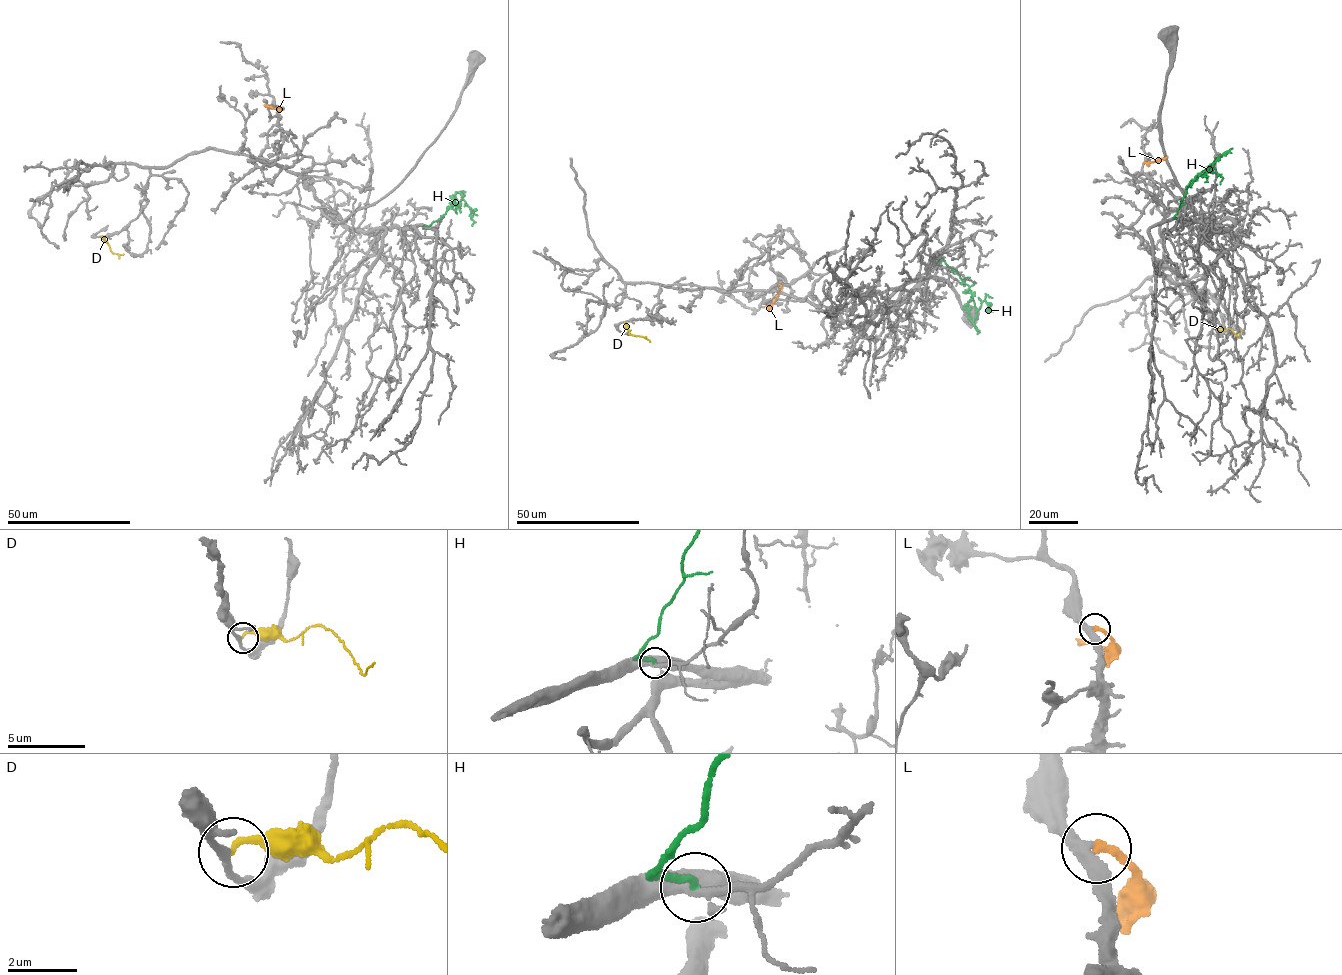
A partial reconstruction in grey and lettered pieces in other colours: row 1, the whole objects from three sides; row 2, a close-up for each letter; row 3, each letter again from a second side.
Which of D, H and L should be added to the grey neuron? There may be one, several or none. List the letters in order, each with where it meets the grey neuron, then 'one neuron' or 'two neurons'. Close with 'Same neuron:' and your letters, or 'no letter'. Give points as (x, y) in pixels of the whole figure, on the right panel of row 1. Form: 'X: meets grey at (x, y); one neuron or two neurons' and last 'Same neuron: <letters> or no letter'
D: meets grey at (1216, 330); two neurons
H: meets grey at (1176, 218); two neurons
L: meets grey at (1143, 162); one neuron
Same neuron: L

